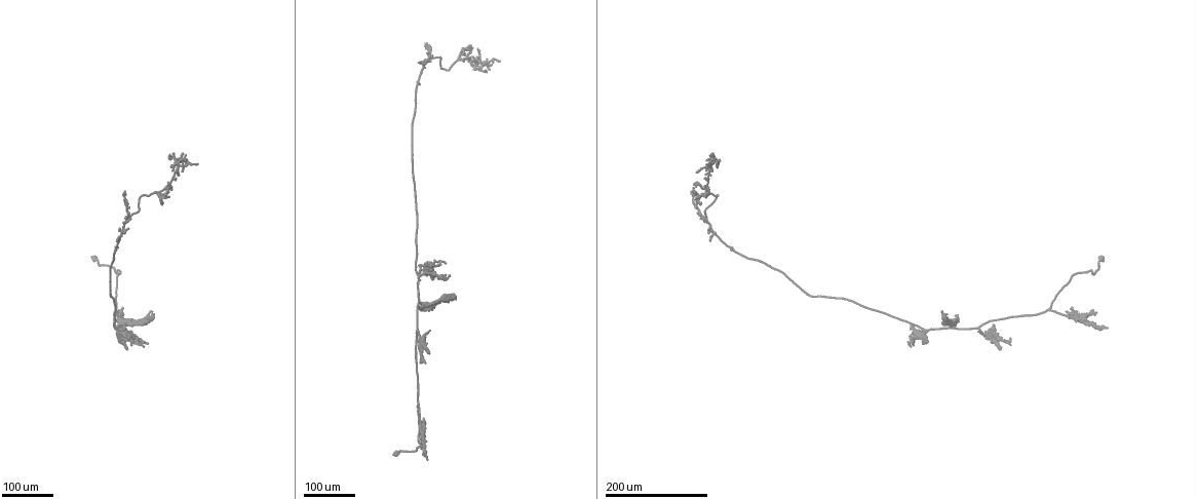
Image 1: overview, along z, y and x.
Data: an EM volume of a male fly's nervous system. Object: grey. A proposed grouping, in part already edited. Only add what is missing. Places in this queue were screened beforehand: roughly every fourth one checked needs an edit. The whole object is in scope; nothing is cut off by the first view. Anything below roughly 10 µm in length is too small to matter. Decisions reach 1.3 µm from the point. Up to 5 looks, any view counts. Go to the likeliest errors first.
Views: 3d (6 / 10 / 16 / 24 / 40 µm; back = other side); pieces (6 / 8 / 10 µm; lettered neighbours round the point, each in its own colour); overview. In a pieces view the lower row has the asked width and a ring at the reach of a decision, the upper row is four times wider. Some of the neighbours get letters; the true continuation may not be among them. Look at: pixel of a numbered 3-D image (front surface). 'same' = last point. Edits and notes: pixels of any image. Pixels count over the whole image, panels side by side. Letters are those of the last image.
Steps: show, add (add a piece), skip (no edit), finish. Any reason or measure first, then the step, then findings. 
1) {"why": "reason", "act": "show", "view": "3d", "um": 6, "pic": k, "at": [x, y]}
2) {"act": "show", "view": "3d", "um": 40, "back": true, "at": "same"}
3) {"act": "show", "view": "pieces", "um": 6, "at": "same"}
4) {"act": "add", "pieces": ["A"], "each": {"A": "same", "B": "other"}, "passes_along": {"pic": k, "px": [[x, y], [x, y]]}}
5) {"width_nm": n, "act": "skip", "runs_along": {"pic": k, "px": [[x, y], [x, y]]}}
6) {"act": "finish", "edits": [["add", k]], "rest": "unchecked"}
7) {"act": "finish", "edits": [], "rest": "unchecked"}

{"why": "long arm stops here", "act": "show", "view": "3d", "um": 40, "pic": 1, "at": [423, 266]}

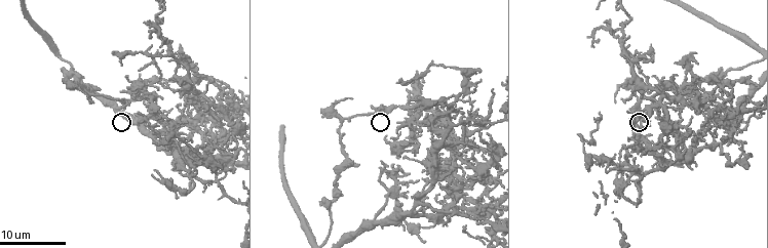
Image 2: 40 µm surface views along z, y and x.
{"act": "show", "view": "pieces", "um": 10, "pic": 2, "at": [125, 102]}

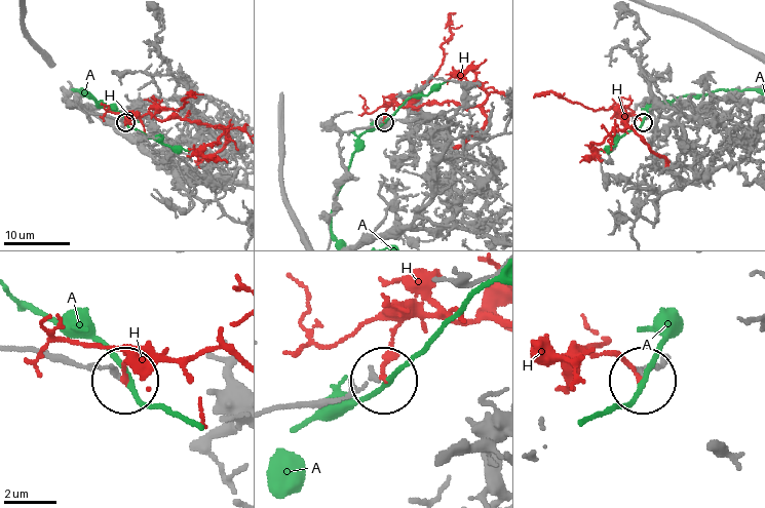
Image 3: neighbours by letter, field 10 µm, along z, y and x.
{"act": "skip", "each": {"A": "other", "H": "other"}, "runs_along": {"pic": 3, "px": [[15, 350], [55, 352], [120, 377]]}, "found": "no lettered piece goes on from it"}

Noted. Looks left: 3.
{"why": "an open end", "act": "show", "view": "3d", "um": 24, "pic": 1, "at": [705, 173]}

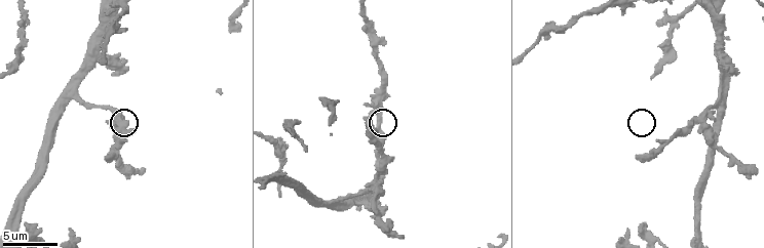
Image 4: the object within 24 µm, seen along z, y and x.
{"act": "show", "view": "pieces", "um": 6, "pic": 4, "at": [105, 156]}

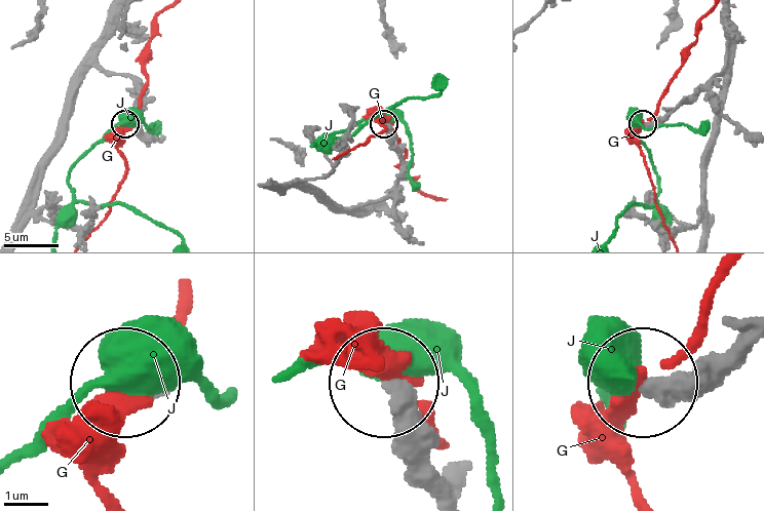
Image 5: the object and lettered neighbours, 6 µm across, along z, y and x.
{"width_nm": 380, "act": "skip", "each": {"G": "other", "J": "other"}, "runs_along": {"pic": 5, "px": [[453, 493], [383, 386]]}, "found": "no lettered piece goes on from it"}

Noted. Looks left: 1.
{"act": "finish", "edits": [], "rest": "unchecked"}

